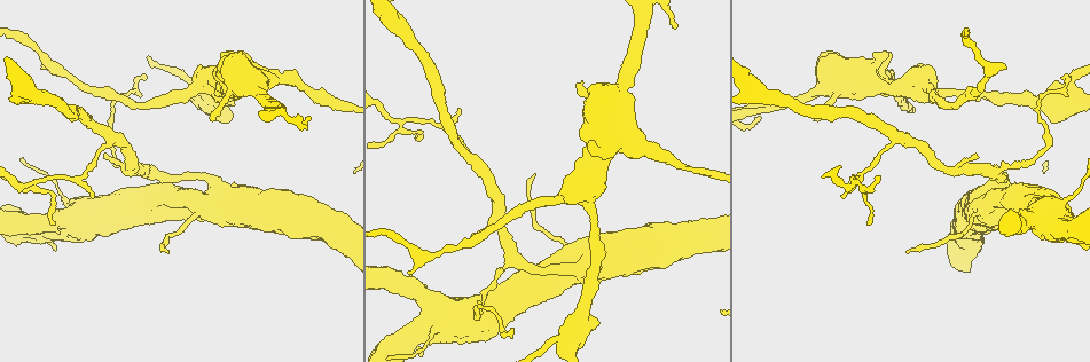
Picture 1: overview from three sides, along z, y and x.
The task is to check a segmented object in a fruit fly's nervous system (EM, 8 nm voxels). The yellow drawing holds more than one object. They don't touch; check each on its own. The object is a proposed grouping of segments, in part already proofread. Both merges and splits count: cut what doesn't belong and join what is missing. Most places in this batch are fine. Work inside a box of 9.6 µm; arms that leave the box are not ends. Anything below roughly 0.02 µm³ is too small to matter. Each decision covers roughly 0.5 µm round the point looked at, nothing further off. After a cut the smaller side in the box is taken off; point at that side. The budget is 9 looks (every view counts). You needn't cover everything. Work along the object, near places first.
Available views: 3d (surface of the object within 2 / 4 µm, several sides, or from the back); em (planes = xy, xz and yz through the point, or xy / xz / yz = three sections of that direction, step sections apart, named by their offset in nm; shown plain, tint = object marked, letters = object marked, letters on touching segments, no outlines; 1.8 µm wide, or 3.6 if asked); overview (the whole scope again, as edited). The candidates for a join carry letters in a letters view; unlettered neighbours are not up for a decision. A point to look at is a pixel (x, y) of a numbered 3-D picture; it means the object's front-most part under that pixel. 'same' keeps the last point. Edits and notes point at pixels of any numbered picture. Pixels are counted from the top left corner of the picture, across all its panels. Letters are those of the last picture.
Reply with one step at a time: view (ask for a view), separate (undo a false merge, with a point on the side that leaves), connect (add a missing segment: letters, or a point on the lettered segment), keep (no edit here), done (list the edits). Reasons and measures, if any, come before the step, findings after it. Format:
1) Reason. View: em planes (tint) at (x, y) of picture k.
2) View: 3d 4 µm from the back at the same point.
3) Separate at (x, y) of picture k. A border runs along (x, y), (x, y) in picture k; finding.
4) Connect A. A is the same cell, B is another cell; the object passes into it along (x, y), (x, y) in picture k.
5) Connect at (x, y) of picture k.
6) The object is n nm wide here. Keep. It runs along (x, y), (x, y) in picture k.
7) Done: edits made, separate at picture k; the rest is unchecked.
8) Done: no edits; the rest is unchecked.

Branch stops here. View: 3d 2 µm at (674, 25) of picture 1.

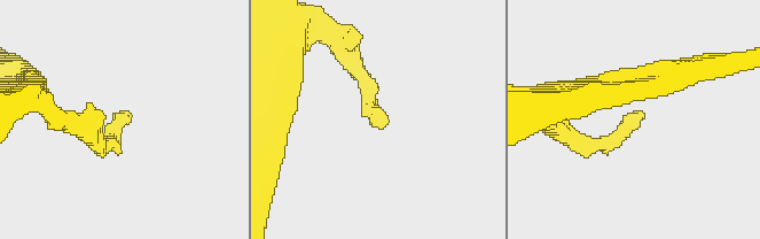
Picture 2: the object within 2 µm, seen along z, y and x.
View: em xy step 8 (plain) at (638, 112) of picture 2.

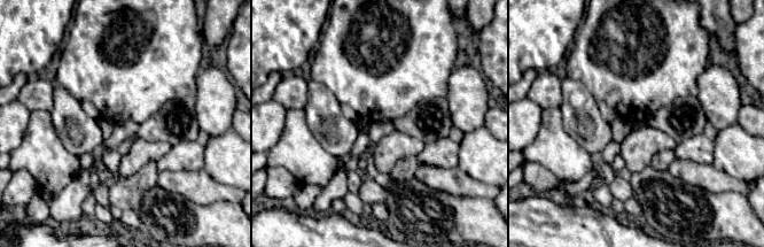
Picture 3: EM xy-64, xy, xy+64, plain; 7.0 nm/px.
What lies round it. View: em xy step 8 (letters) at the same point.

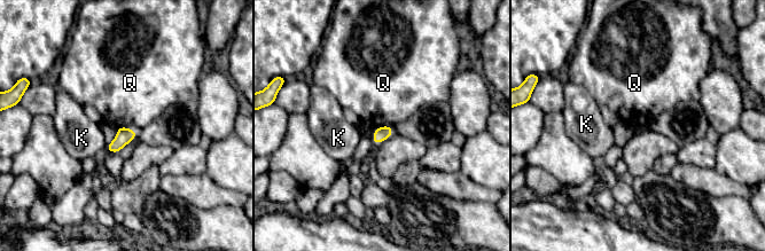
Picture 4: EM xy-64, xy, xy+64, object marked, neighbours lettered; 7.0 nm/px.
Keep. K and Q are other cells; none of them fits.

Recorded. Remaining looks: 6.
Calibre changes. View: em yz step 4 (tint) at (555, 199) of picture 1.

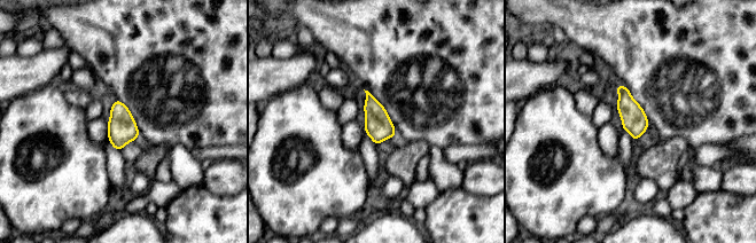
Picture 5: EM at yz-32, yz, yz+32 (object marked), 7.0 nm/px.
View: em planes (tint) at the same point.

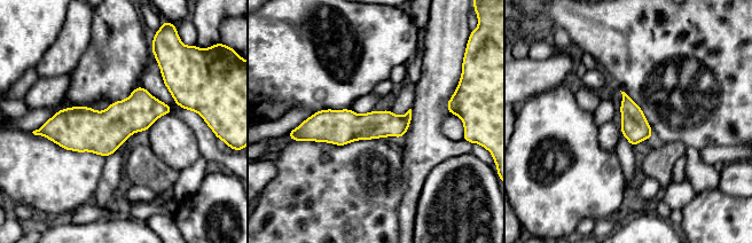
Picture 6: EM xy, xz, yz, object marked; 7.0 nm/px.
View: em planes (letters) at the same point.

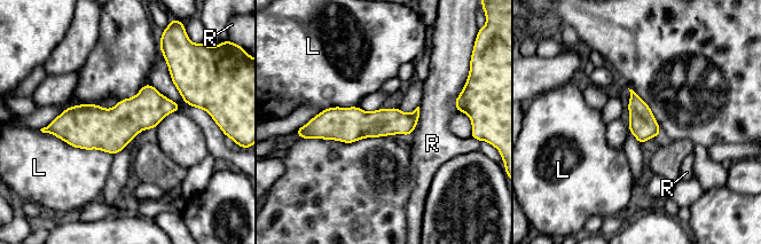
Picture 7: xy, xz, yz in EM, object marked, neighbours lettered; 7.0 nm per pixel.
Keep. L and R are other cells; it runs along (175, 107), (59, 126) in picture 7; continuous, no second cell.

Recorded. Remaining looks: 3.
Sudden change in width. View: em planes (letters) at (476, 163) of picture 1.

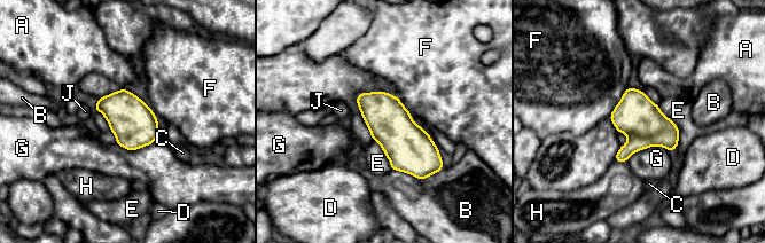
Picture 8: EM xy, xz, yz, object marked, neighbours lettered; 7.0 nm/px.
Keep. A, B, C, D, E, F, G, H and J are other cells; a border runs along (657, 104), (678, 127), (673, 151) in picture 8; all the same cell.

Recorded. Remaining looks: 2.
Thin end. View: em planes (letters) at (147, 76) of picture 1.

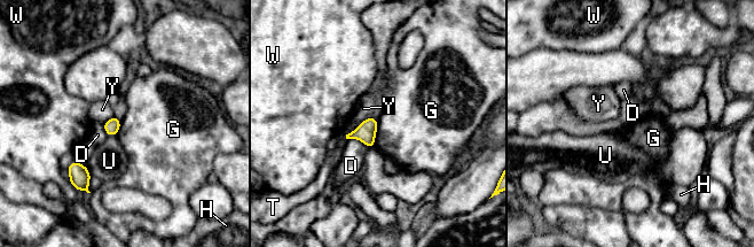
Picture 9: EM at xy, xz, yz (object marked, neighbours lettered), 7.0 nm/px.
The object is 110 nm wide here. Keep. D, G, H, T, U, W and Y are other cells; a border runs along (378, 122), (374, 145) in picture 9; no lettered segment goes on from it.

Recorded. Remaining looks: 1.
Done: no edits; the rest is unchecked.

